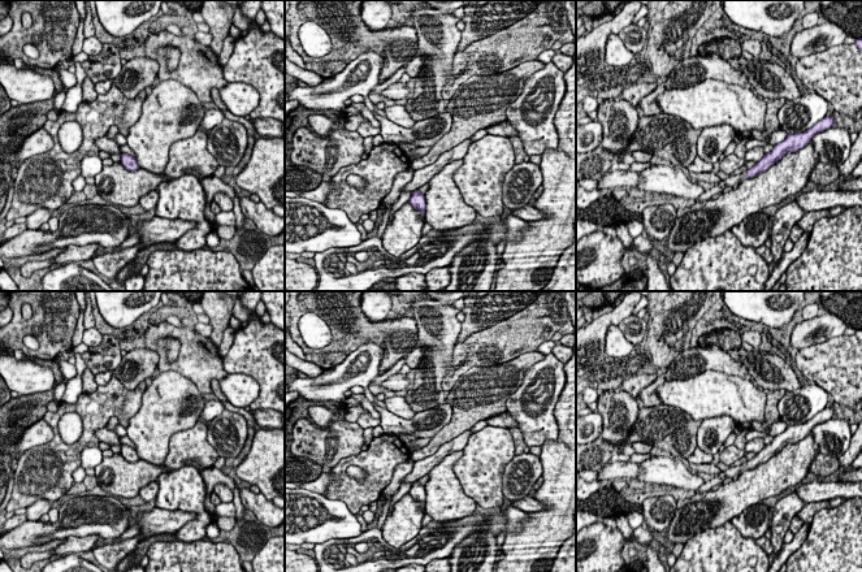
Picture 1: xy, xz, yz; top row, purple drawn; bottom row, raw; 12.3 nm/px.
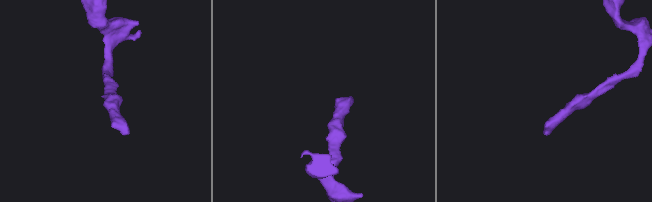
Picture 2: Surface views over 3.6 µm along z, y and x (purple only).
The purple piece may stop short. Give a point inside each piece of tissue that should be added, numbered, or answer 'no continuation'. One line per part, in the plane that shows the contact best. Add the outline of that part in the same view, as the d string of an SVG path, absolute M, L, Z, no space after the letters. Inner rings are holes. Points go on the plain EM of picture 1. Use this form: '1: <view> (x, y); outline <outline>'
1: yz (732, 471); outline M746 463L736 467L729 467L727 471L720 472L714 476L711 480L705 481L703 485L696 493L706 493L711 490L715 485L722 485L727 477L740 476L746 471Z

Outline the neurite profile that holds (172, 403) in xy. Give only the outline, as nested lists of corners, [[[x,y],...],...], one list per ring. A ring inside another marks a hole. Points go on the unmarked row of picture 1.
[[[176,370],[159,372],[126,428],[139,459],[163,465],[170,437],[191,429],[200,420],[204,404],[203,394],[190,378]]]

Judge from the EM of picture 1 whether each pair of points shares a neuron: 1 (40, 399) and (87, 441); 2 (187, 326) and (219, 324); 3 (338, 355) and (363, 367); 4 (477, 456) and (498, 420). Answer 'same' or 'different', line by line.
1: different
2: different
3: different
4: different

